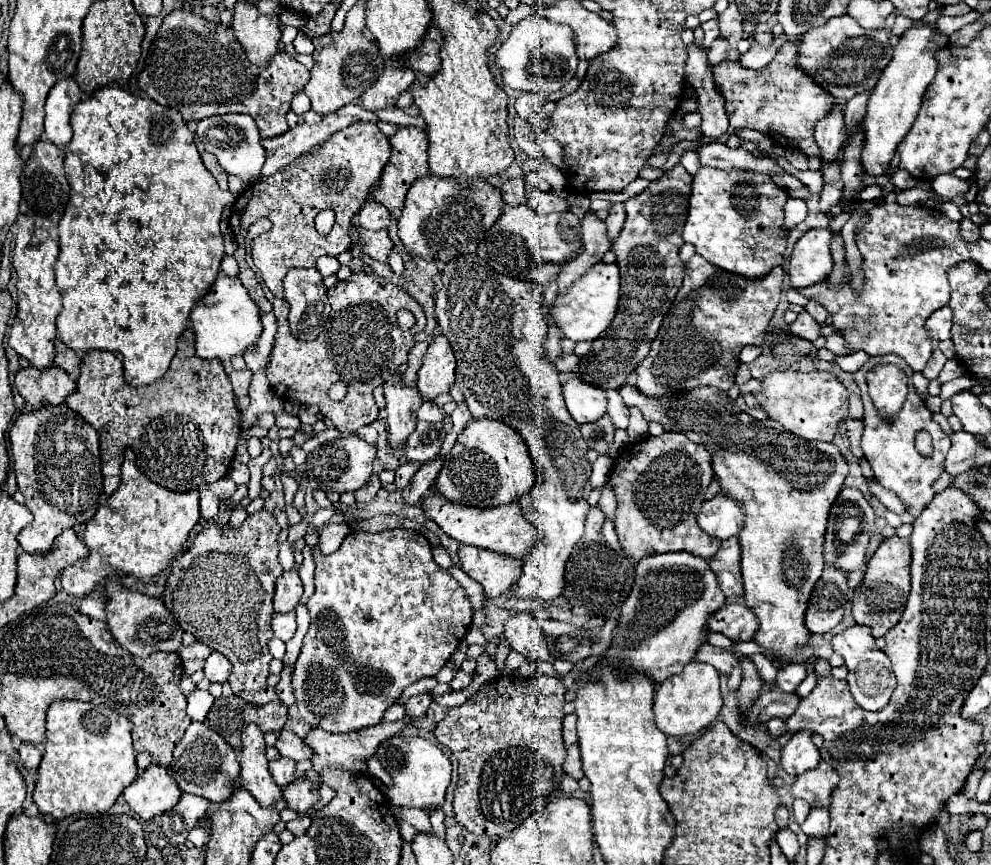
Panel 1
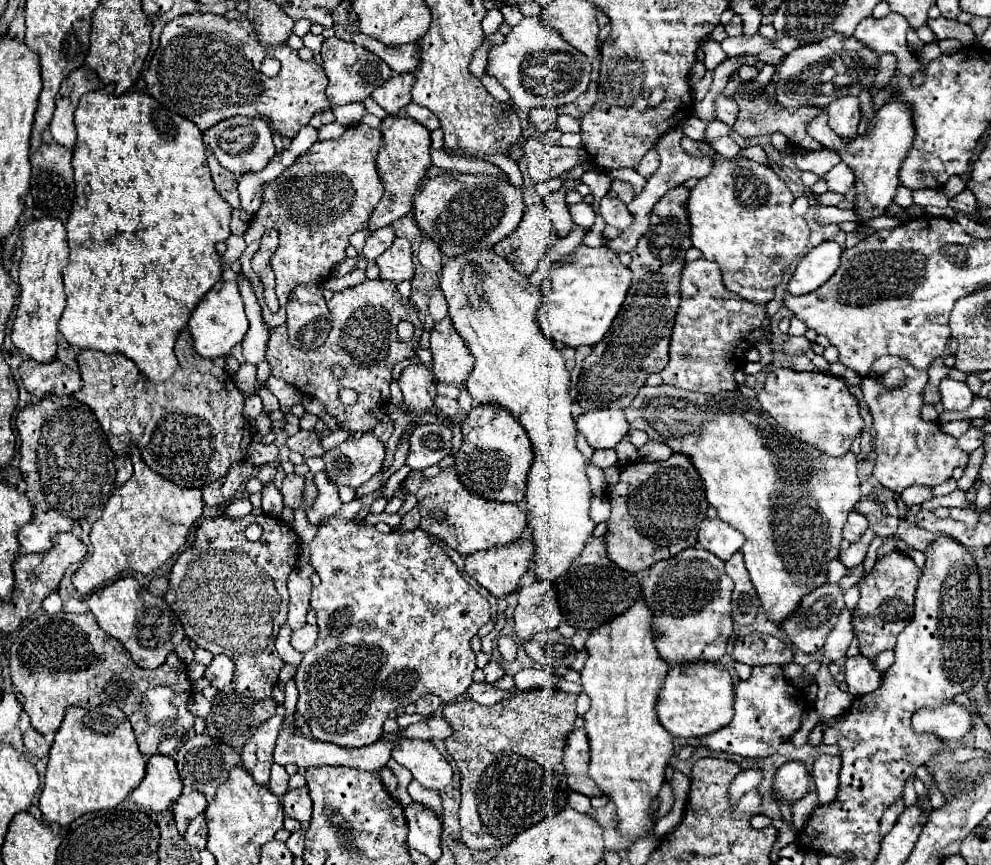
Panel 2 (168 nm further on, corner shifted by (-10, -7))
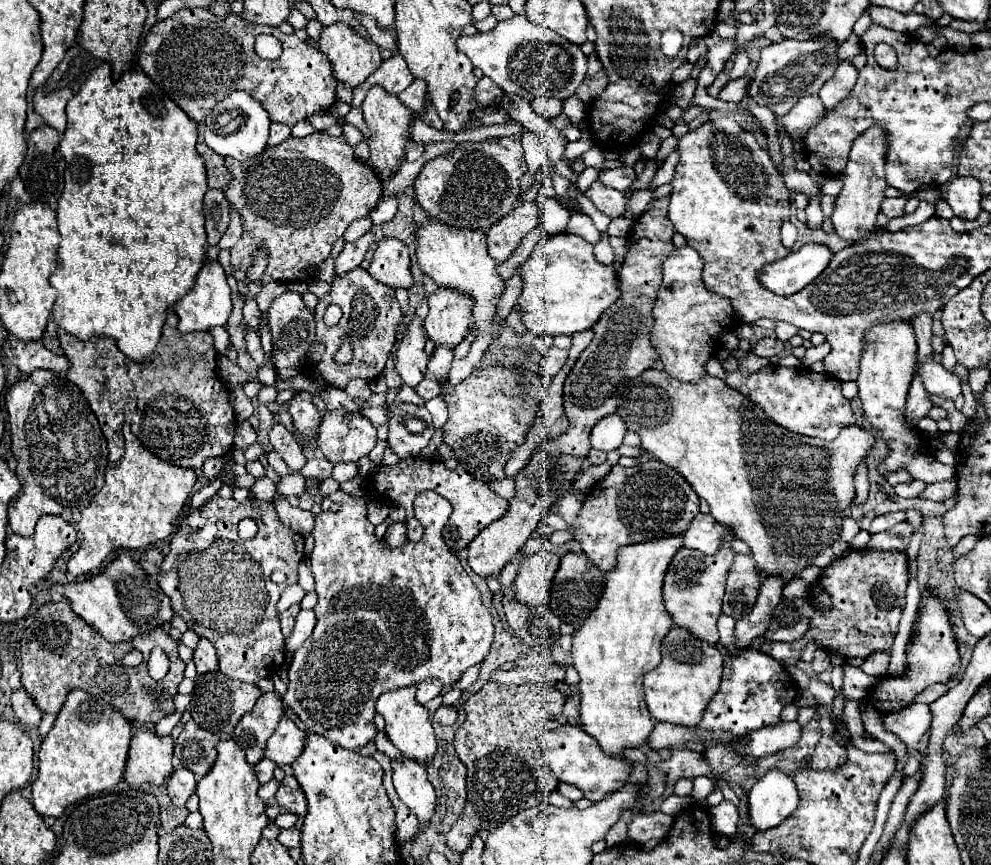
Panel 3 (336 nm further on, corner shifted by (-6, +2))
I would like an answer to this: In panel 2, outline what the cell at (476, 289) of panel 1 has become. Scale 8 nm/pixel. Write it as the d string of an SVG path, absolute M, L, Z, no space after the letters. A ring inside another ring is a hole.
M480 249L480 251L468 251L464 253L464 257L448 257L446 259L446 269L440 271L440 289L444 291L444 297L446 297L446 303L448 303L448 315L456 327L456 331L460 333L460 337L466 341L468 349L472 351L474 355L474 369L472 373L468 375L468 381L466 381L466 387L468 387L468 393L472 395L472 399L476 403L494 403L494 405L504 405L518 421L520 425L526 429L526 435L530 437L532 441L532 451L534 451L534 461L532 461L532 467L530 467L530 473L528 473L528 491L526 491L526 511L530 513L530 519L528 519L528 525L532 529L532 537L534 537L534 543L536 543L536 559L534 561L534 567L530 569L530 573L534 573L538 579L550 579L550 581L556 581L566 569L568 565L582 553L584 545L588 543L588 539L592 537L592 529L594 529L594 523L590 521L590 485L588 485L588 475L586 475L586 457L576 449L576 427L574 427L574 417L572 417L572 401L568 397L568 383L570 383L570 373L566 371L564 367L564 359L560 355L560 351L544 337L542 329L538 327L538 309L540 309L540 301L542 301L542 293L540 289L534 289L528 285L528 279L520 273L516 273L516 269L512 269L512 265L508 265L508 261L504 261L502 257L496 257L494 249Z

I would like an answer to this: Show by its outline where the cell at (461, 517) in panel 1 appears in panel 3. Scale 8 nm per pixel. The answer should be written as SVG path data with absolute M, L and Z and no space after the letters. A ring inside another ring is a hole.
M404 458L394 466L382 466L372 480L368 482L370 492L376 496L384 496L388 500L392 500L394 504L400 504L406 508L406 522L408 522L408 540L418 542L422 538L422 526L420 522L414 518L414 510L412 510L412 502L414 498L424 492L424 490L436 490L438 494L442 494L454 508L448 524L444 526L444 540L452 550L462 550L466 548L472 538L476 538L480 534L480 530L484 530L488 524L492 524L494 520L502 518L508 512L510 502L504 500L502 496L498 496L494 490L490 490L488 484L472 478L462 466L458 466L456 470L448 470L444 466L442 460L424 460L424 458Z

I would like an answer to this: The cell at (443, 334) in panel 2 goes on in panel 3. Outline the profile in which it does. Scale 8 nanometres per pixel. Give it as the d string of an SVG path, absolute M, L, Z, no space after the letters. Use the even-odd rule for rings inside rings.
M438 288L428 298L430 312L424 320L424 328L434 346L456 348L468 334L472 324L472 300L464 300L464 296L456 296L456 292L448 292Z

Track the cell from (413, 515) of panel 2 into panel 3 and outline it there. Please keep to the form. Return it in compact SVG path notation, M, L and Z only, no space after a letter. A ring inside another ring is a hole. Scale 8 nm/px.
M394 522L388 526L386 534L384 534L384 540L388 544L394 544L394 546L400 546L406 542L406 522Z

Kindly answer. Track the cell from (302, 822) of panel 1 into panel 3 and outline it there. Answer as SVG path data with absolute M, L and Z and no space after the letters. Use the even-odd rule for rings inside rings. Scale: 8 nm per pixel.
M296 828L282 830L278 836L278 842L282 842L286 848L300 848L300 832Z

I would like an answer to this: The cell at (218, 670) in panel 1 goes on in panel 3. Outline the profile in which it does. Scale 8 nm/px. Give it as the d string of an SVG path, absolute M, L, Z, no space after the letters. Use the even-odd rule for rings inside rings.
M200 638L198 646L194 650L194 664L196 664L198 674L208 674L212 670L218 670L216 648L206 638Z

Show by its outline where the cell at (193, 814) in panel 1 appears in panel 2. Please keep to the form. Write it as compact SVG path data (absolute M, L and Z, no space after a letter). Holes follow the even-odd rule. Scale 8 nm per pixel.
M186 791L182 793L178 799L176 799L176 805L174 807L174 821L176 821L176 827L180 831L180 835L186 833L186 827L188 823L198 815L198 813L204 813L208 801L206 797L202 797L200 793L196 791Z

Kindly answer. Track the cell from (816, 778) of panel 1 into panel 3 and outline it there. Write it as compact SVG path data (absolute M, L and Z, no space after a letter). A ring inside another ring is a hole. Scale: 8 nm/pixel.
M824 734L820 742L814 748L810 768L814 770L826 770L826 768L838 768L848 758L846 748L838 744L830 734Z

